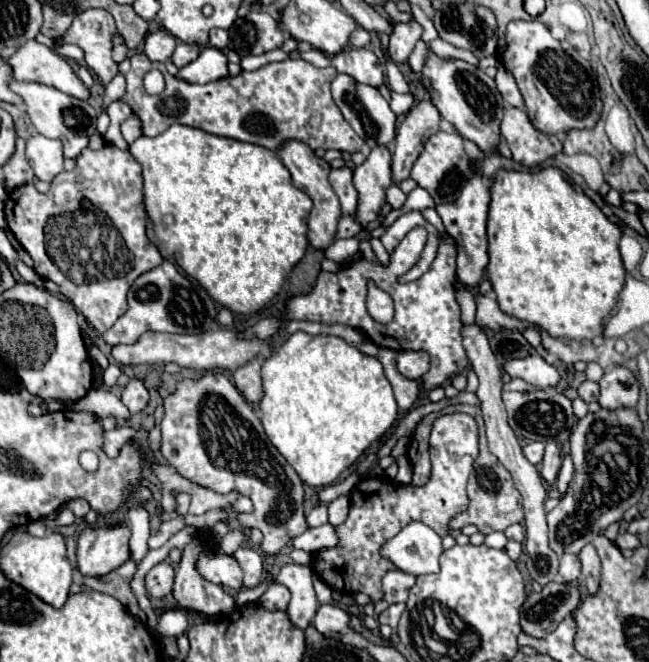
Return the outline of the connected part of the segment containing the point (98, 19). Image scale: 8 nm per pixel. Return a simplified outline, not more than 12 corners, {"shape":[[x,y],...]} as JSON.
{"shape":[[103,9],[79,13],[59,43],[85,51],[87,67],[107,85],[115,21]]}

